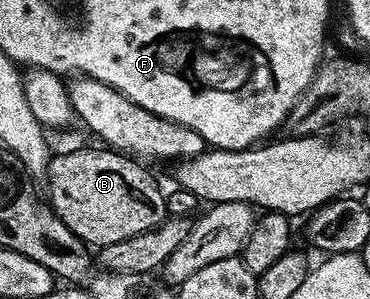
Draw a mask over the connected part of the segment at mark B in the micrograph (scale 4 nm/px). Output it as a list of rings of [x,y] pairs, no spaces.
[[[103,146],[98,147],[99,148],[75,148],[72,152],[61,153],[60,156],[52,155],[47,165],[45,181],[47,180],[47,192],[51,195],[51,197],[49,197],[50,206],[61,218],[61,222],[65,222],[65,226],[69,226],[69,230],[73,230],[73,234],[78,240],[82,240],[84,245],[92,246],[91,244],[95,244],[94,246],[104,248],[113,242],[122,242],[124,238],[133,238],[133,234],[145,234],[145,230],[153,230],[162,220],[168,219],[167,197],[164,189],[159,189],[158,182],[143,169],[146,167],[144,167],[138,159],[132,158],[121,152],[108,150]]]

